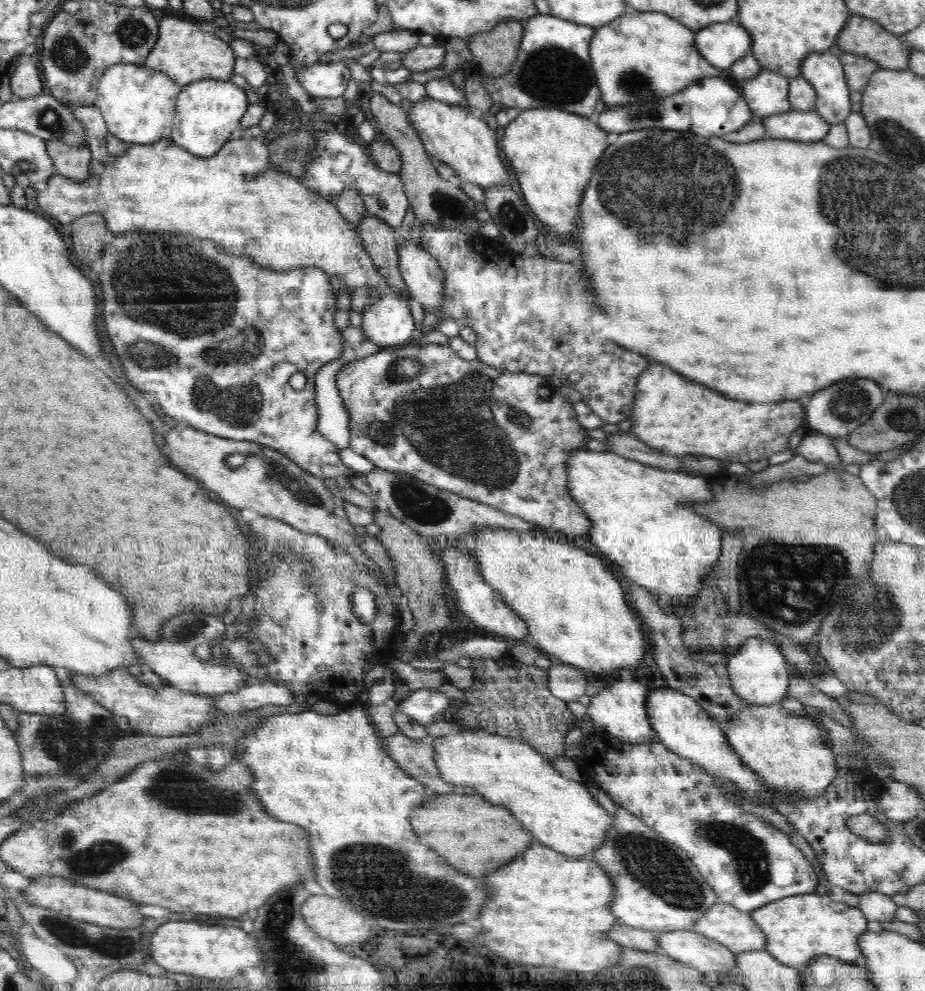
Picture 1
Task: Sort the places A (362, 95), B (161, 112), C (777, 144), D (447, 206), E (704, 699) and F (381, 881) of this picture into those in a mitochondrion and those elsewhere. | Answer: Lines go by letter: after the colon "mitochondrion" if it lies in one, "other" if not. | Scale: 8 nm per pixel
A: other
B: other
C: other
D: mitochondrion
E: other
F: mitochondrion

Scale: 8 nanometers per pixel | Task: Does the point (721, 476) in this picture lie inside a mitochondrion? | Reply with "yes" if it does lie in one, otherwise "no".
no

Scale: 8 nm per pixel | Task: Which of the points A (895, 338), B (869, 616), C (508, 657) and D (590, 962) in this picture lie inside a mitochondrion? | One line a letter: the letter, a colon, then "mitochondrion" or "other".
A: other
B: mitochondrion
C: other
D: other

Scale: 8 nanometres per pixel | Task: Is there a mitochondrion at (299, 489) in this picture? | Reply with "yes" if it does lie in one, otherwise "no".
yes

